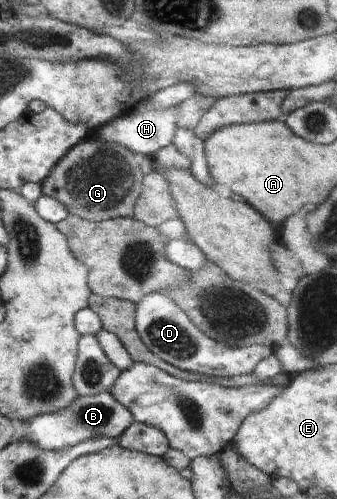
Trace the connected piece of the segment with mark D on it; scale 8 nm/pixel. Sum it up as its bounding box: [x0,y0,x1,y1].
[135,293,274,378]

